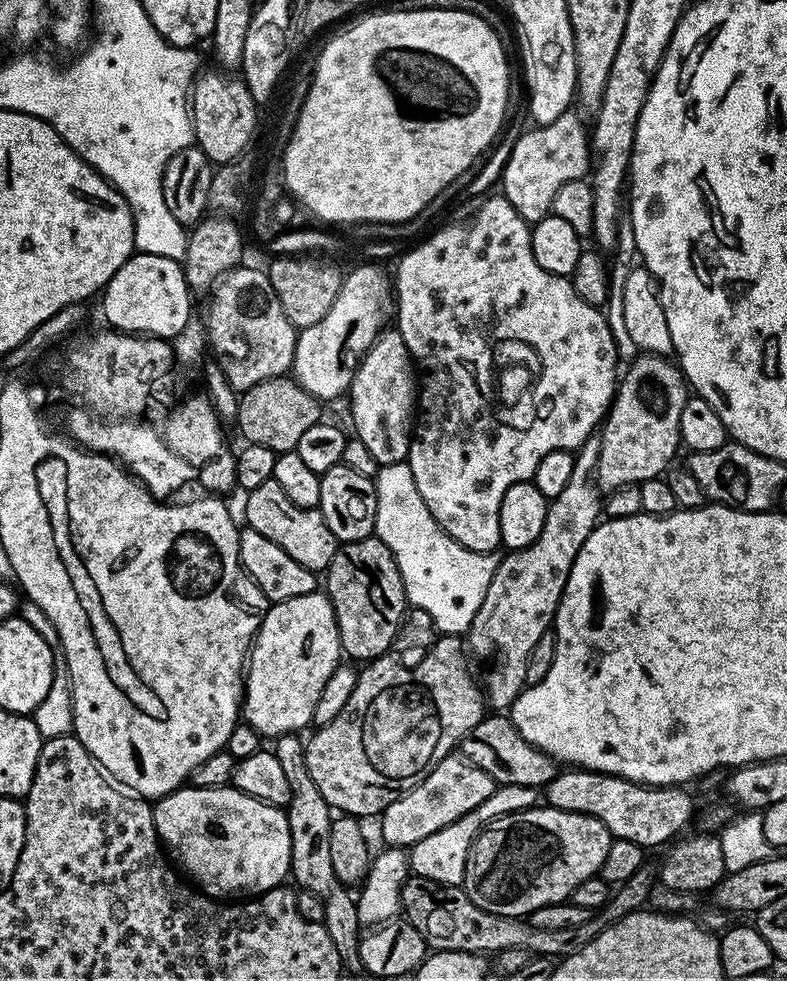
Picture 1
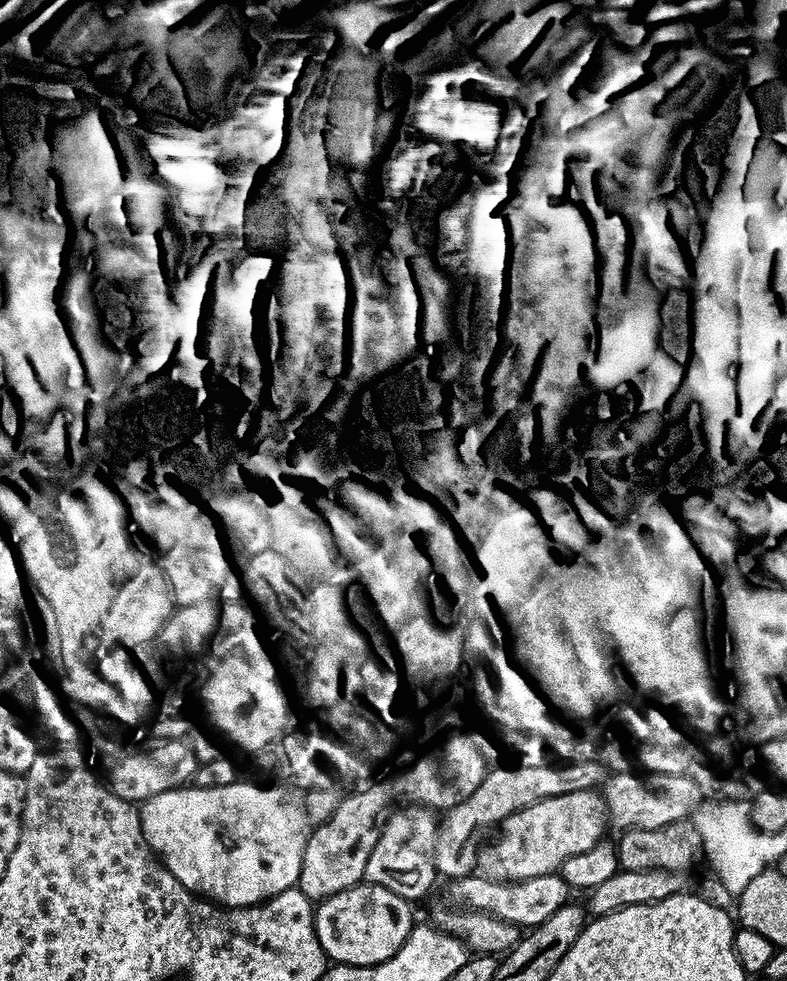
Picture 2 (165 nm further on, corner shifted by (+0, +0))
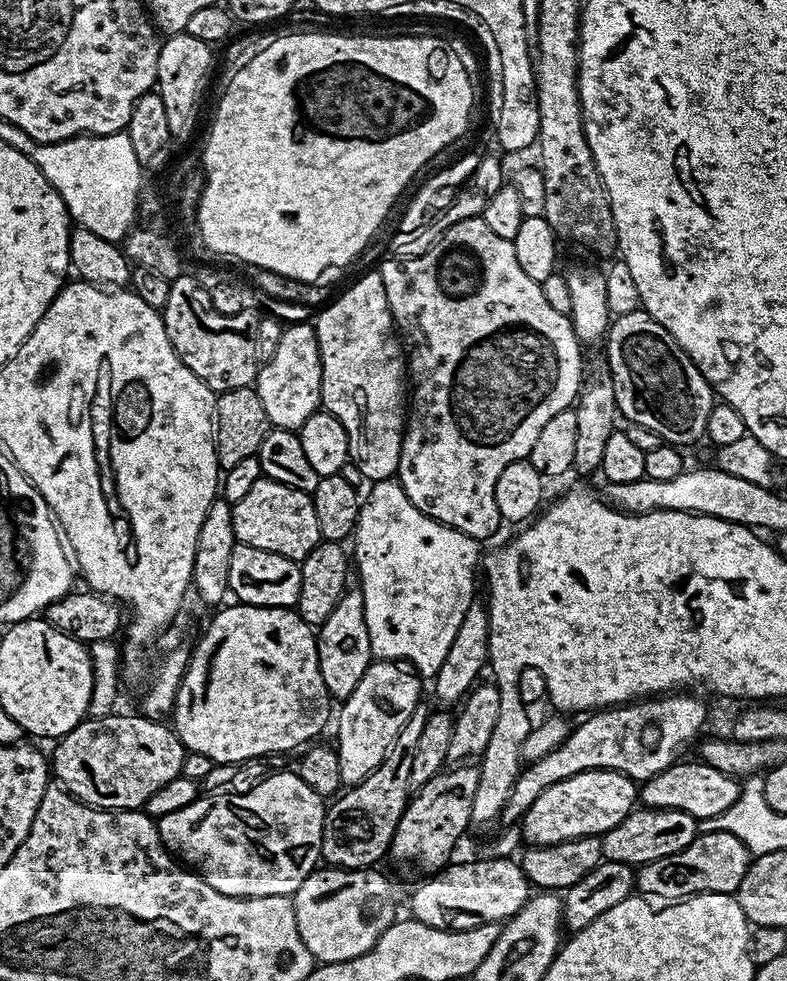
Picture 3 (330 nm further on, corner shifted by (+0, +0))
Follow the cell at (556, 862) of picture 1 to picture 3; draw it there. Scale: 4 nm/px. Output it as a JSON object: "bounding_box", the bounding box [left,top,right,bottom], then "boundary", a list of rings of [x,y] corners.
{"bounding_box":[522,772,638,845],"boundary":[[[583,772],[562,782],[554,782],[550,790],[542,790],[534,798],[534,806],[522,818],[523,839],[529,845],[561,844],[583,836],[603,837],[622,818],[637,807],[638,784],[623,772]]]}

